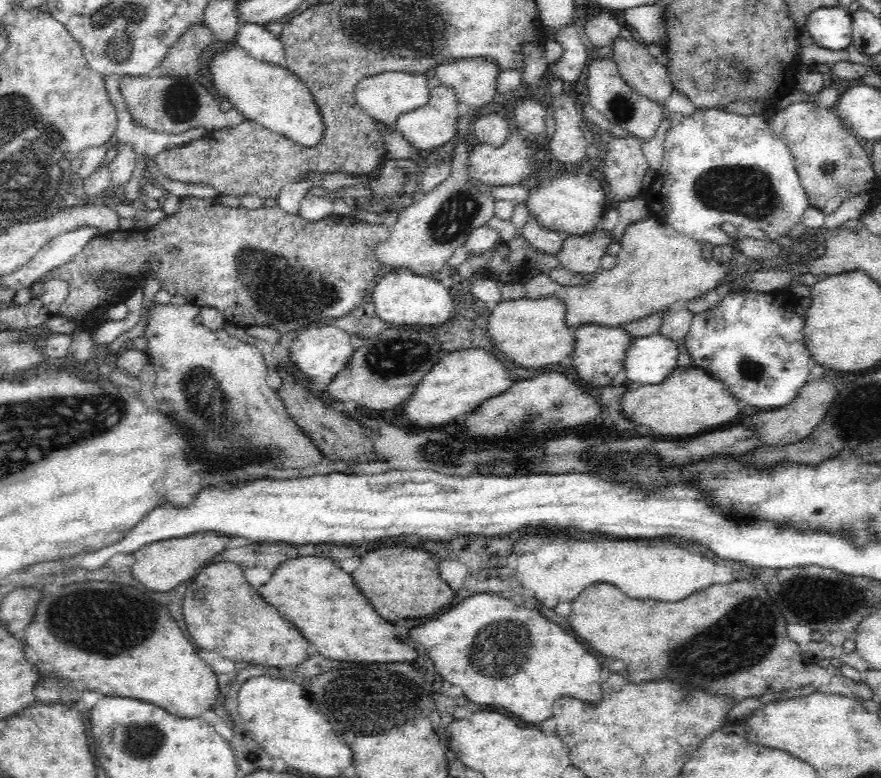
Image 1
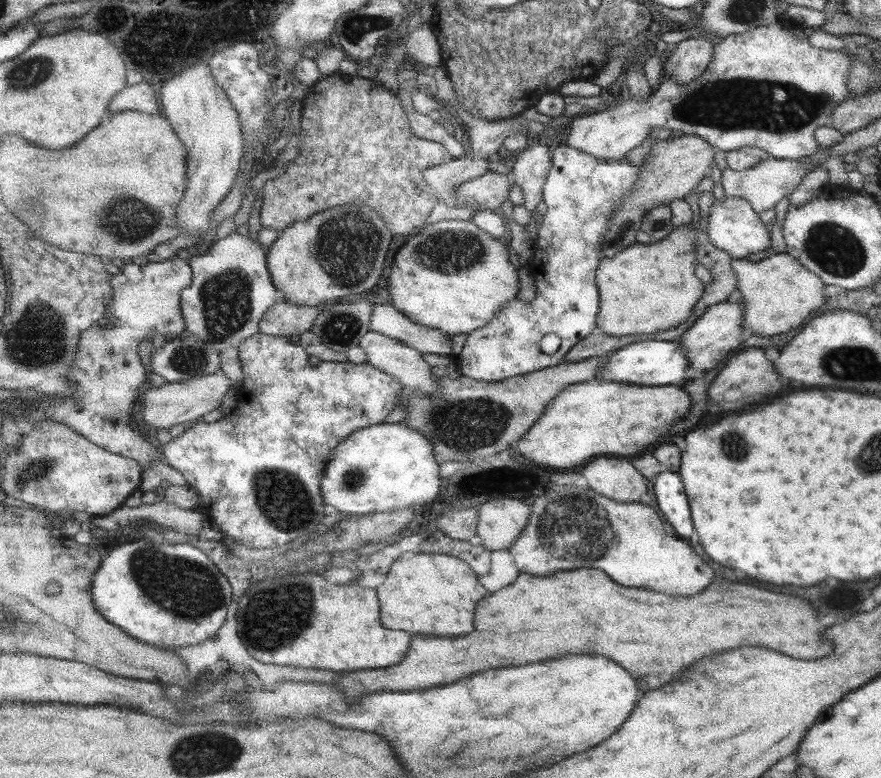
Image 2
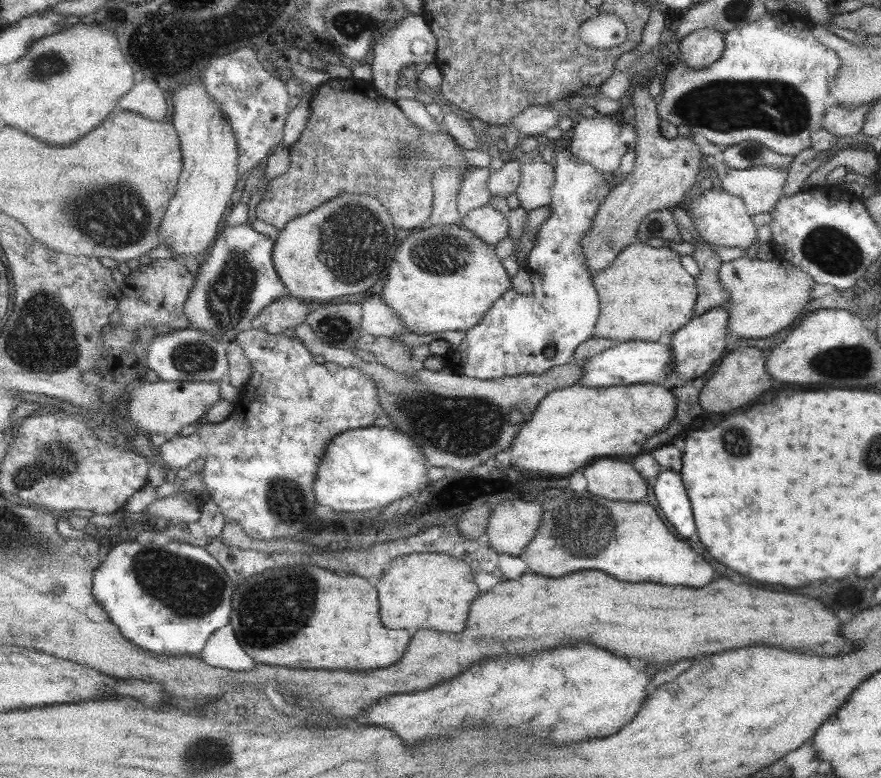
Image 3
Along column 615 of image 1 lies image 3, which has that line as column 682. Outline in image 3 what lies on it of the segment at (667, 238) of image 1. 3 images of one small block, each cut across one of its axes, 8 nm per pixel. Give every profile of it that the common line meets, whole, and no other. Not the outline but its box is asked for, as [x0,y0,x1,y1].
[593,242,697,342]

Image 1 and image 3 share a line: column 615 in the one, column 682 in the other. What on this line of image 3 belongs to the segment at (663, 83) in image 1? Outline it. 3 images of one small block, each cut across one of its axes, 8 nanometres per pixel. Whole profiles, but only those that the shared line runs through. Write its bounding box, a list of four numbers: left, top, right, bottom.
[679,26,725,70]

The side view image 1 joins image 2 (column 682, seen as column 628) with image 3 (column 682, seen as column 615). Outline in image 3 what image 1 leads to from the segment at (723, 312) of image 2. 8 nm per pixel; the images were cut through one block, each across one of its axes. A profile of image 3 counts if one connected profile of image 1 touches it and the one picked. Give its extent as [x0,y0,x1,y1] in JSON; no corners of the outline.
[669,308,729,382]

